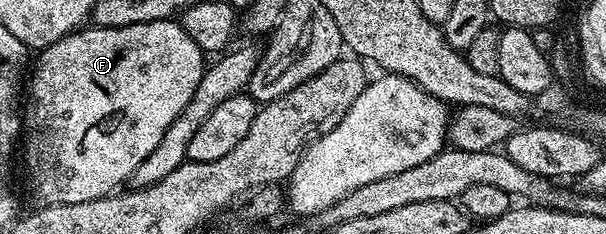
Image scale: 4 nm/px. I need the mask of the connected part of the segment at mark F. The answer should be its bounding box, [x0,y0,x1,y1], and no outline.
[21,20,205,205]

